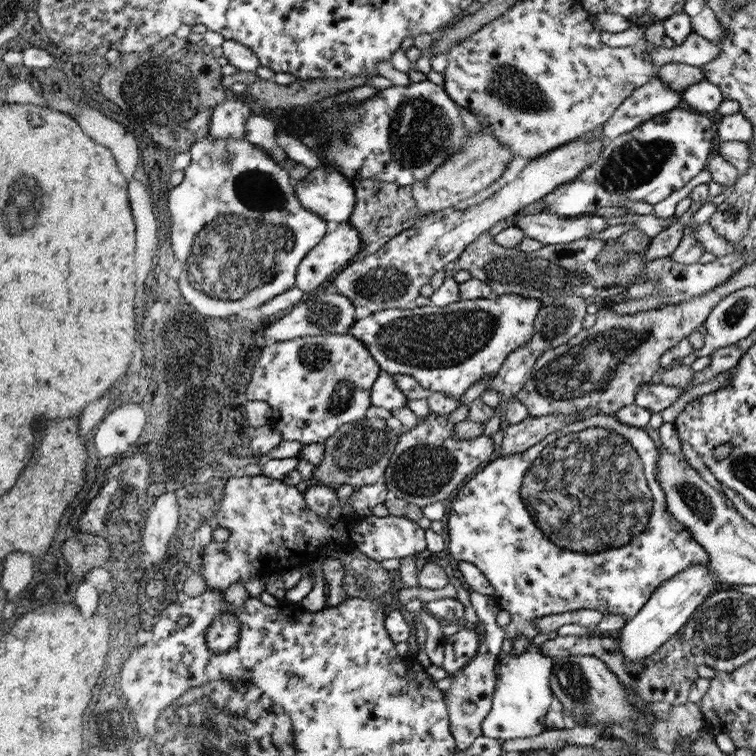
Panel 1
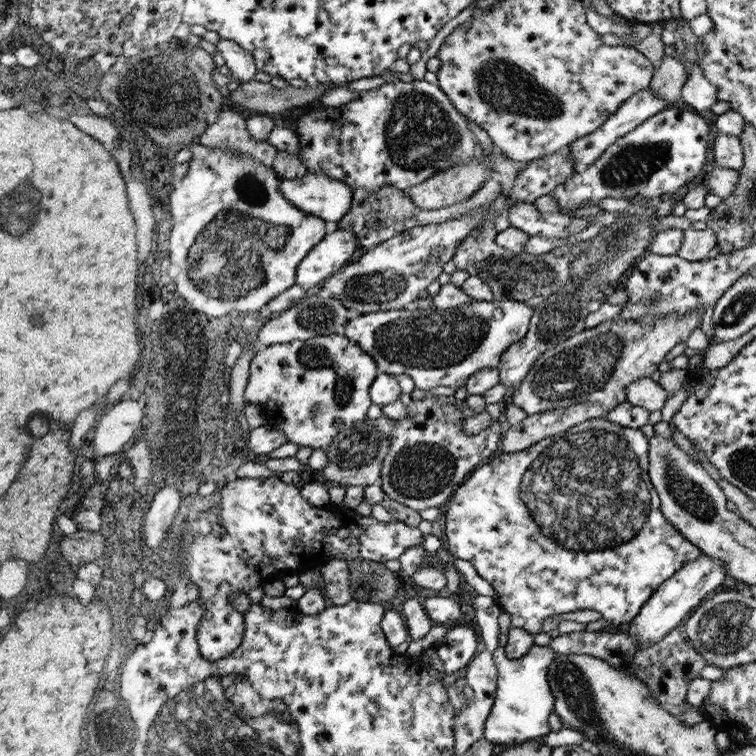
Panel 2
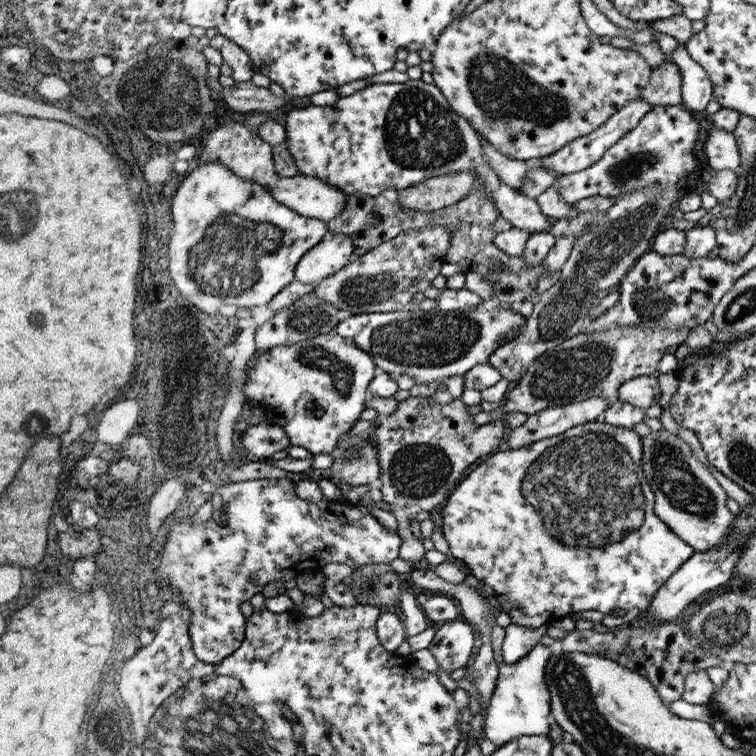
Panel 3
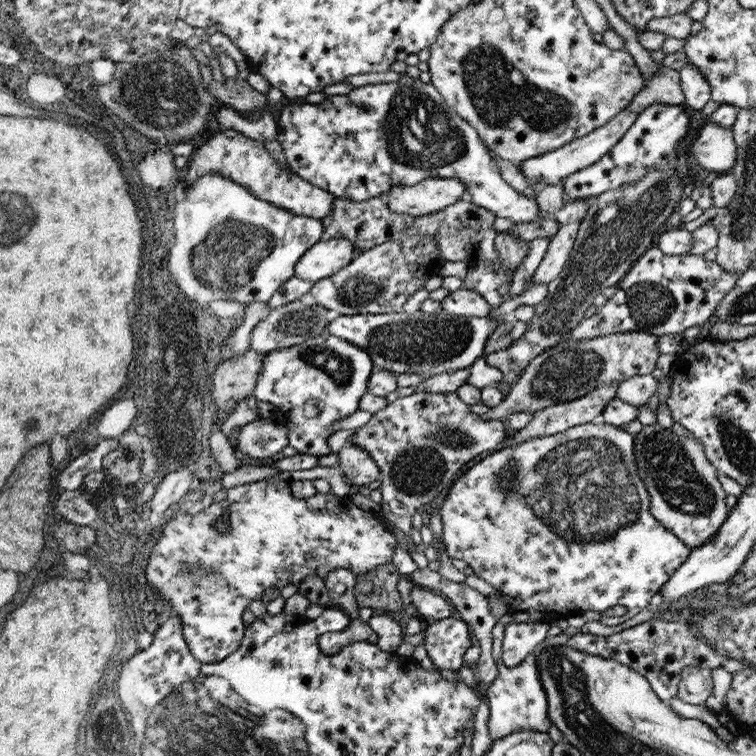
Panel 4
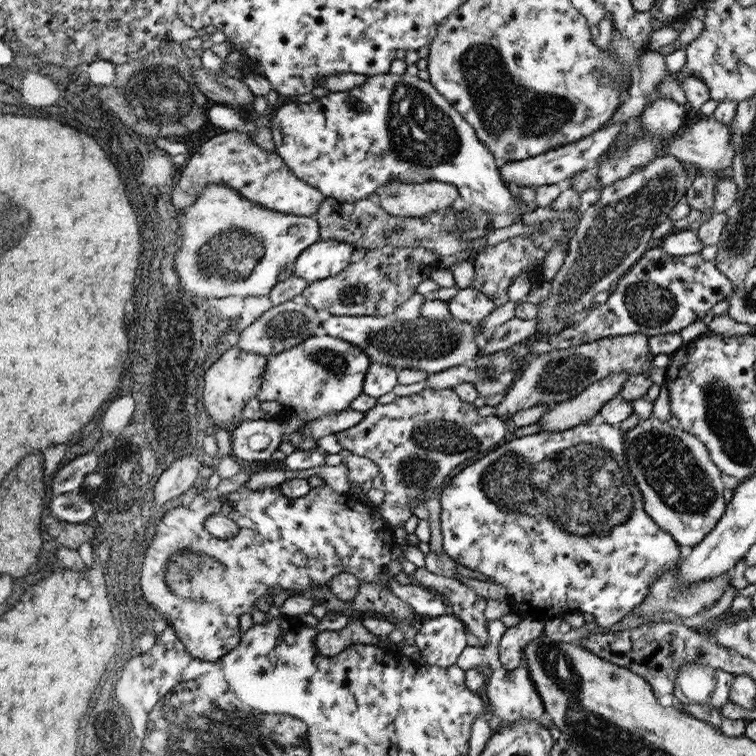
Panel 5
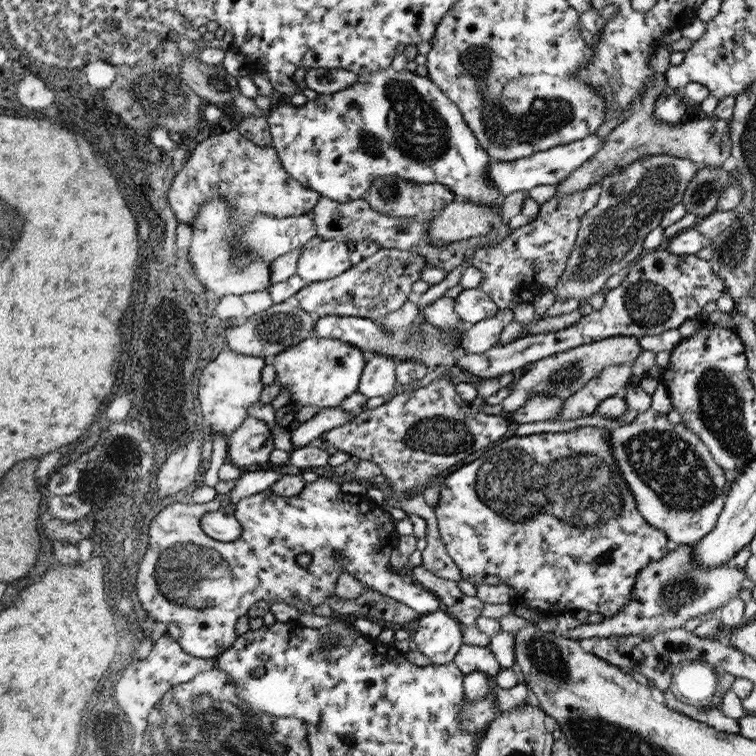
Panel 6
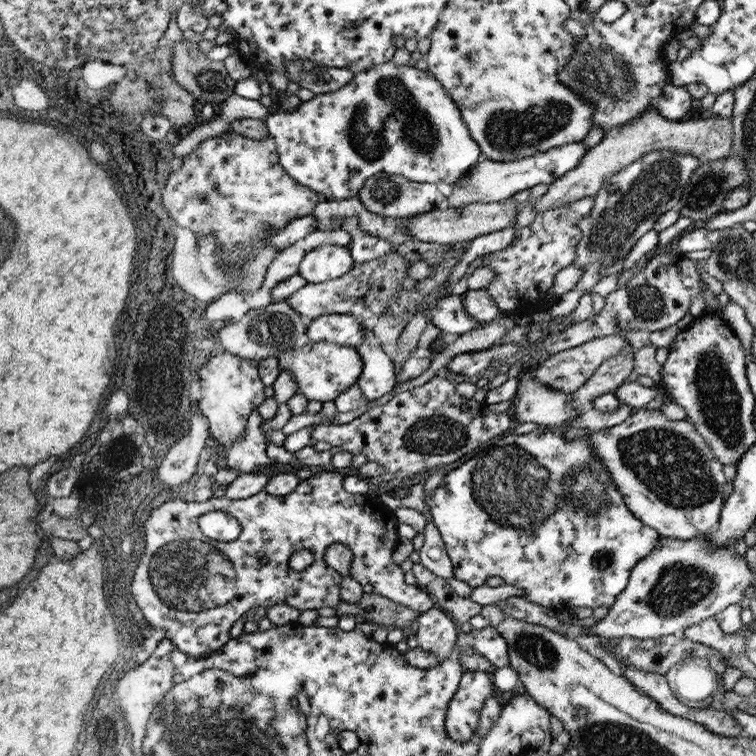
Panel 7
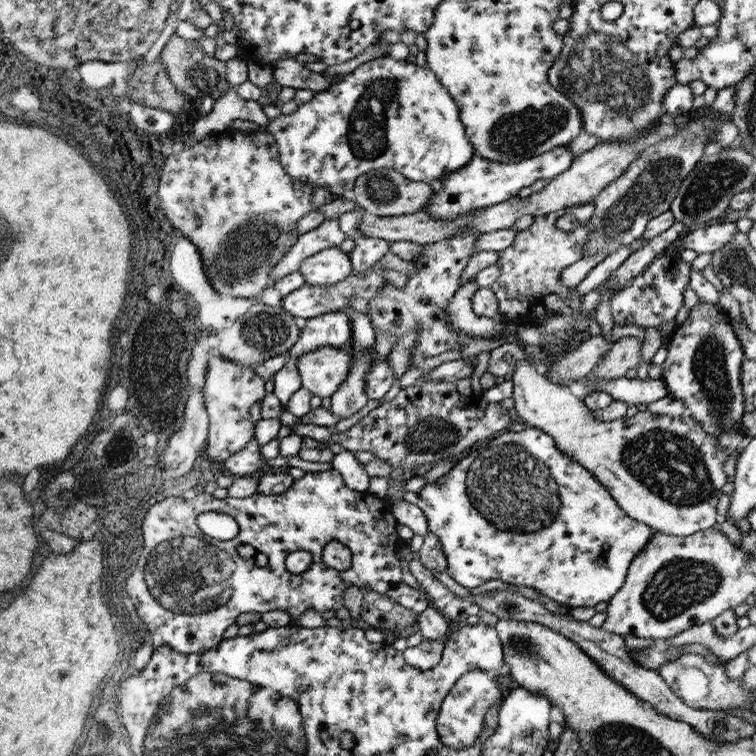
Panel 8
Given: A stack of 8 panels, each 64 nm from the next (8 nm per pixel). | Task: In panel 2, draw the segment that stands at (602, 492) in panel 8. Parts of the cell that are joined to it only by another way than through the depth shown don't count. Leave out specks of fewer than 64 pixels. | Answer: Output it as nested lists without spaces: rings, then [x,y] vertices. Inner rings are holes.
[[[604,416],[586,420],[560,434],[550,436],[520,452],[498,452],[490,460],[477,467],[449,498],[446,516],[446,539],[449,552],[456,559],[474,565],[478,574],[492,584],[501,610],[510,615],[509,628],[524,628],[537,635],[542,632],[542,621],[550,616],[574,612],[575,610],[598,610],[602,617],[610,620],[615,629],[625,627],[638,615],[652,593],[678,572],[687,562],[698,559],[702,552],[691,544],[660,511],[660,497],[652,486],[648,474],[649,439],[637,428],[622,426],[606,420]]]

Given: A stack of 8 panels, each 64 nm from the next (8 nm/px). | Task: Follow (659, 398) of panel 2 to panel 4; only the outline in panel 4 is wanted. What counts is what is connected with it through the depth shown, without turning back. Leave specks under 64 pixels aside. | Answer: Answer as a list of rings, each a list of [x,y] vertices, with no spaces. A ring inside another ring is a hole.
[[[652,375],[631,376],[618,385],[615,397],[631,406],[644,407],[658,390],[658,384]]]

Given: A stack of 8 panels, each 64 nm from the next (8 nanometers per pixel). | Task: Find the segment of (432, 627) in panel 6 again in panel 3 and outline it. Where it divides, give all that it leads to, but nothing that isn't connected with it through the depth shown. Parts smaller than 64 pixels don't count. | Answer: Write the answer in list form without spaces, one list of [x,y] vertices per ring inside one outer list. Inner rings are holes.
[[[448,621],[442,626],[436,625],[436,633],[429,645],[430,652],[436,658],[438,666],[448,673],[466,667],[472,661],[472,652],[476,646],[476,634],[468,623],[462,621]]]

